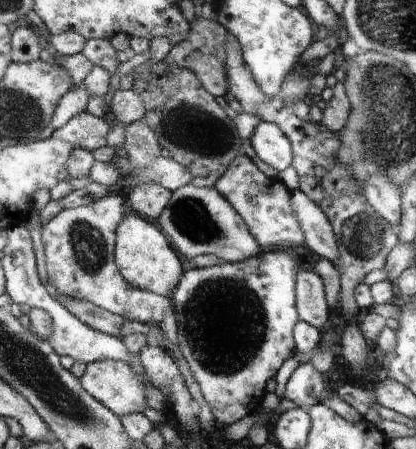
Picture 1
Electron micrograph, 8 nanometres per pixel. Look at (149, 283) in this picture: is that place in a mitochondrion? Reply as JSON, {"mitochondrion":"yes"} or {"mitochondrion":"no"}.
{"mitochondrion":"no"}

